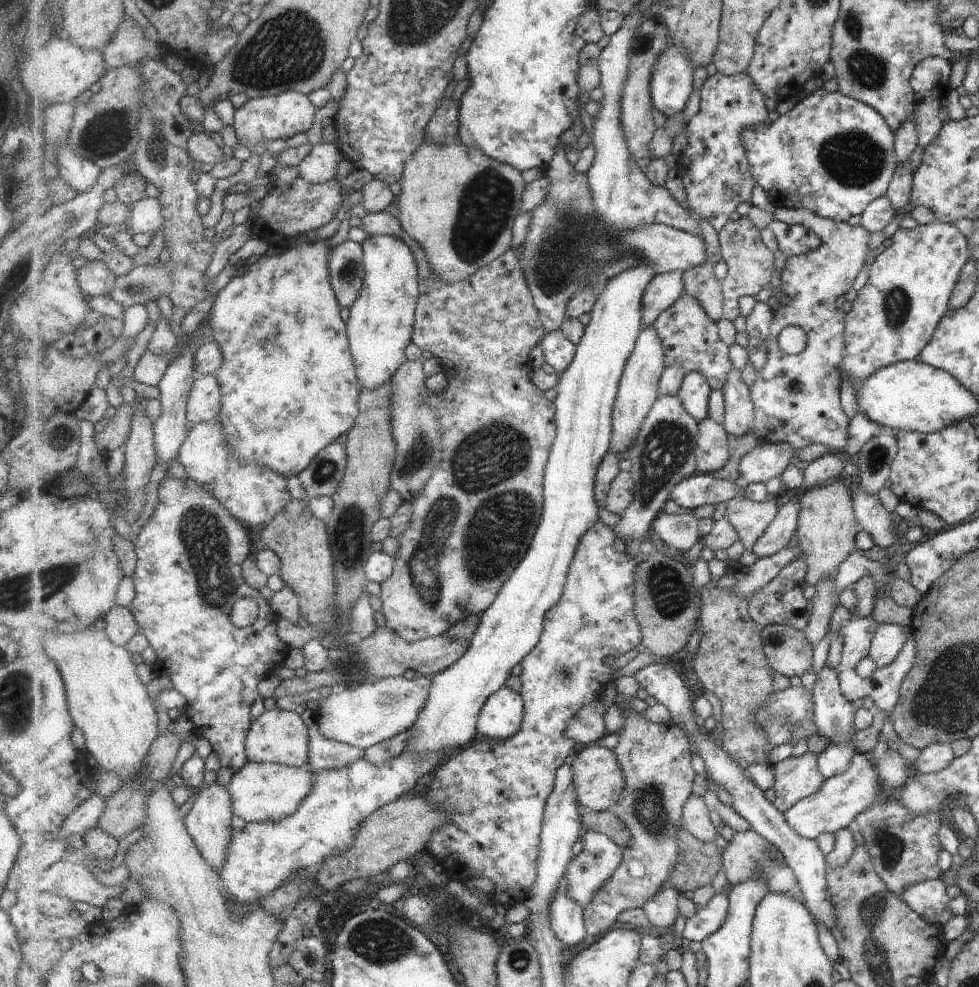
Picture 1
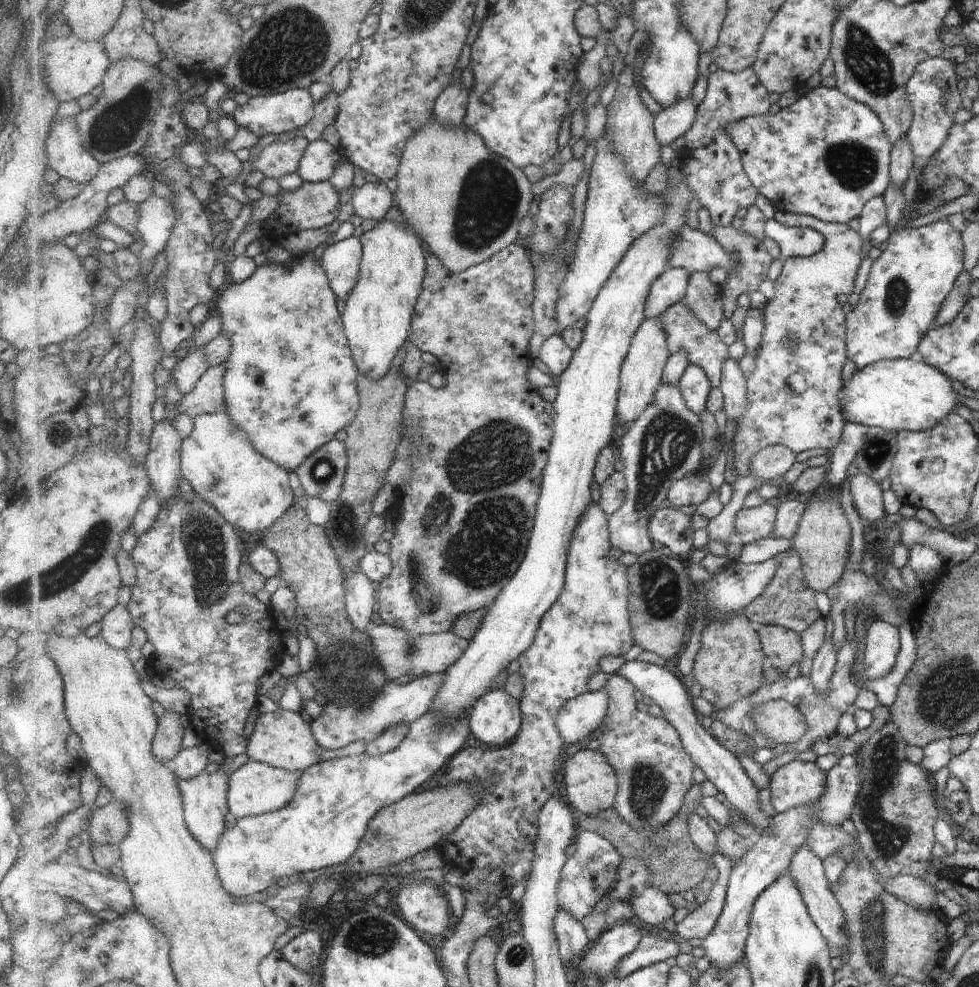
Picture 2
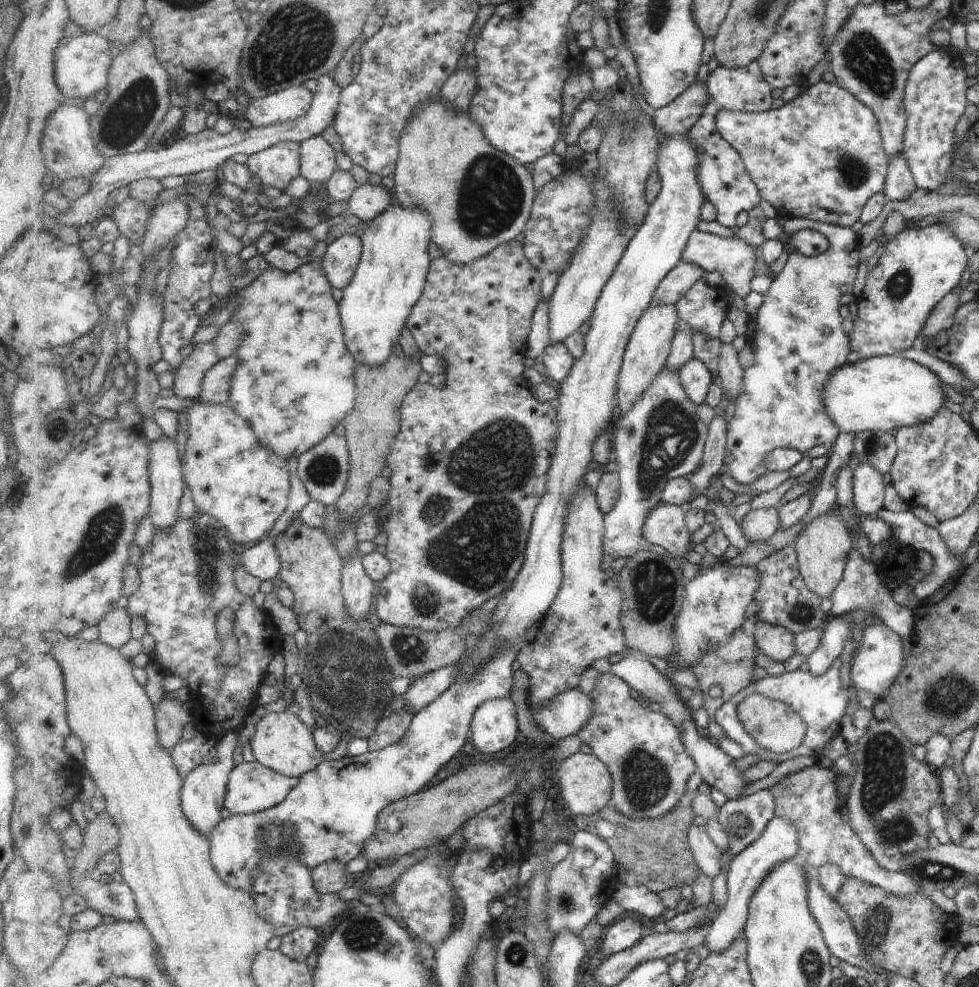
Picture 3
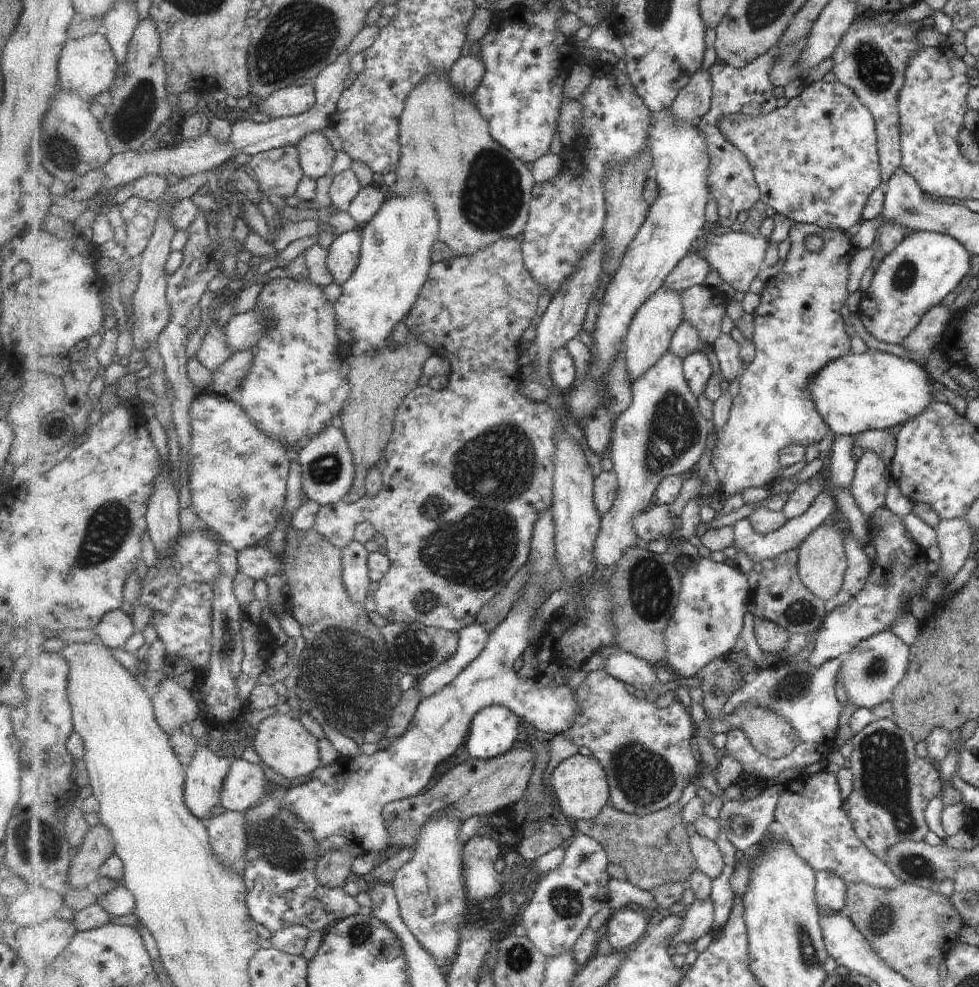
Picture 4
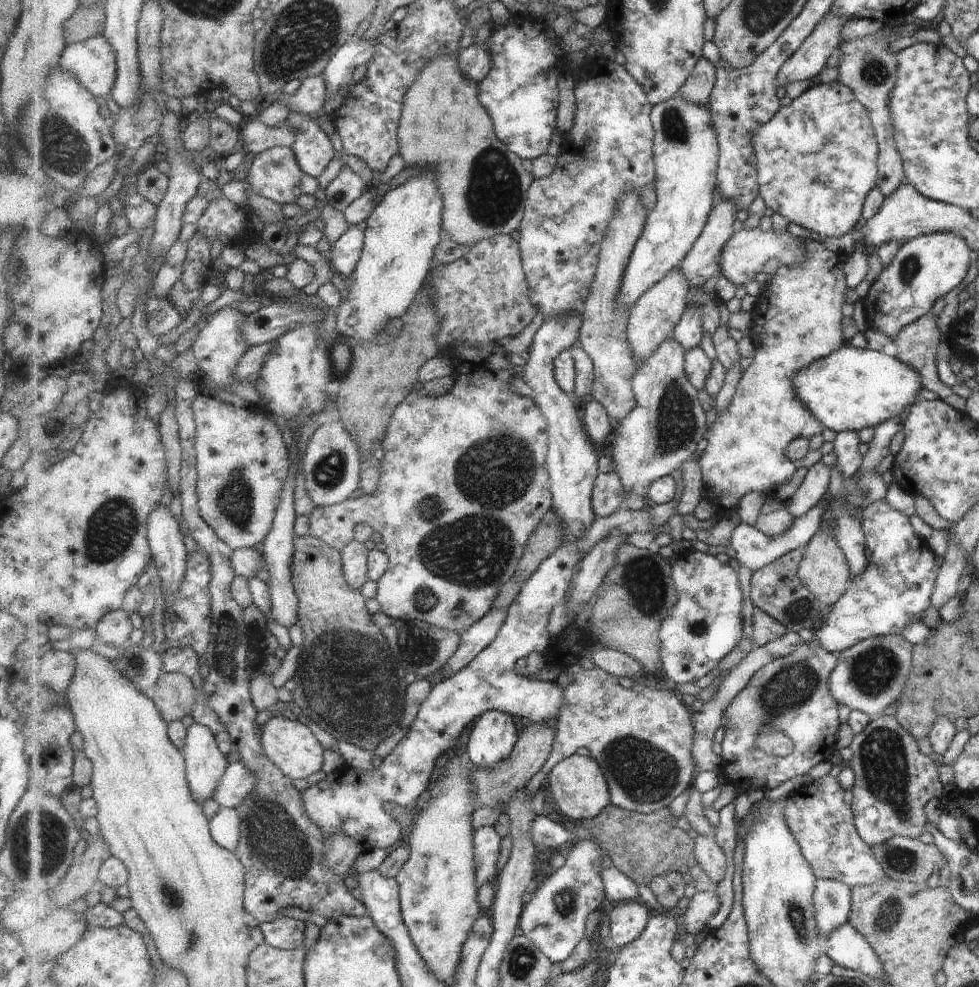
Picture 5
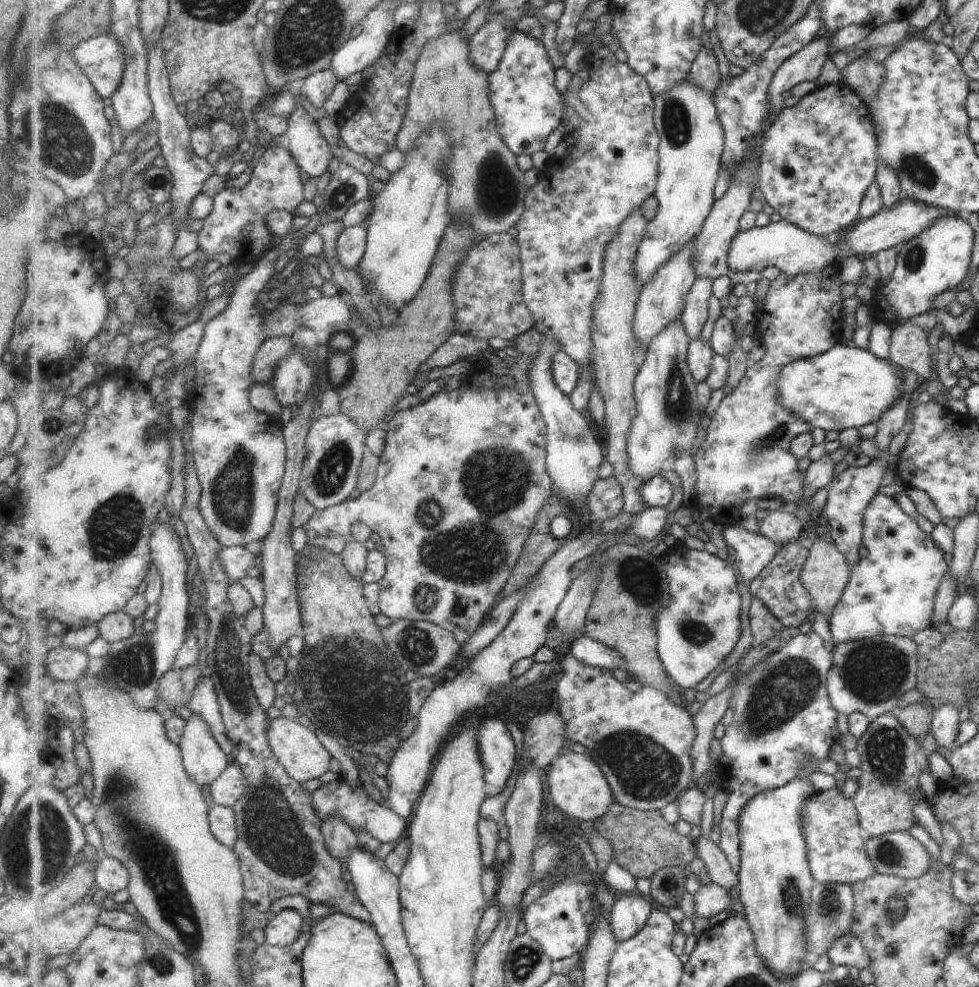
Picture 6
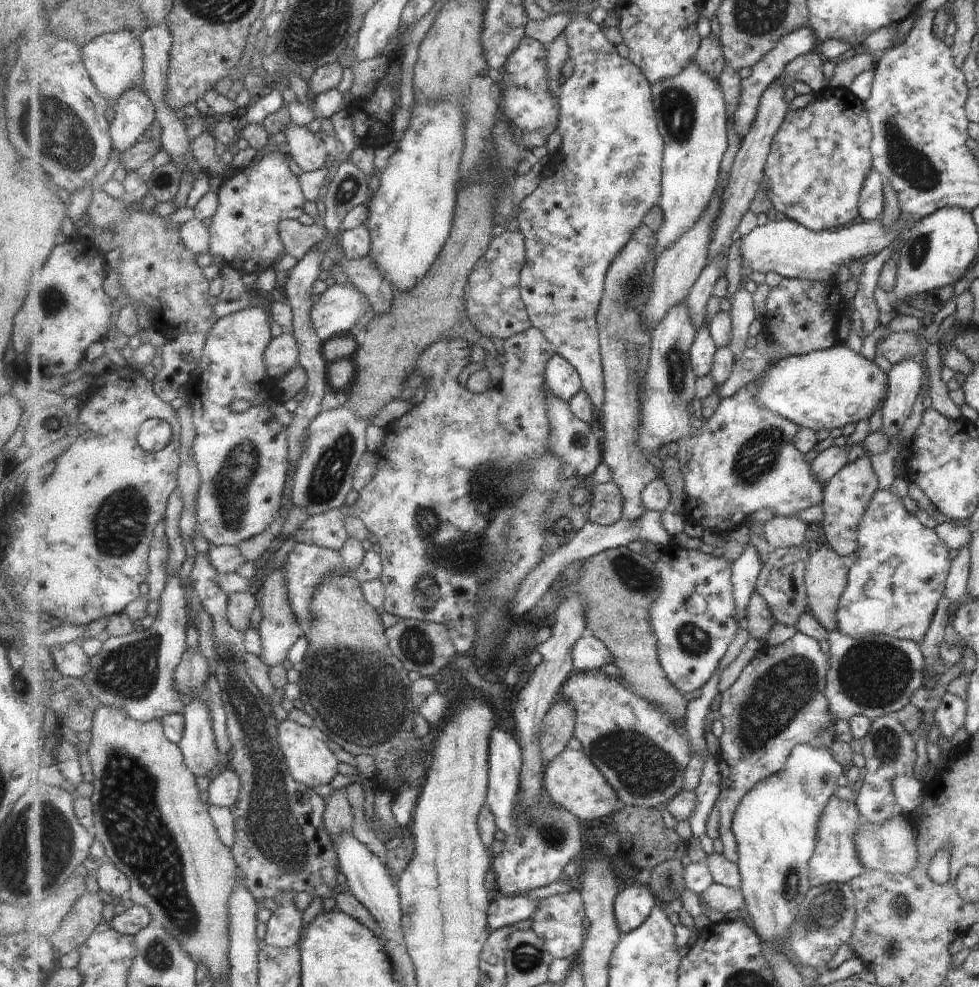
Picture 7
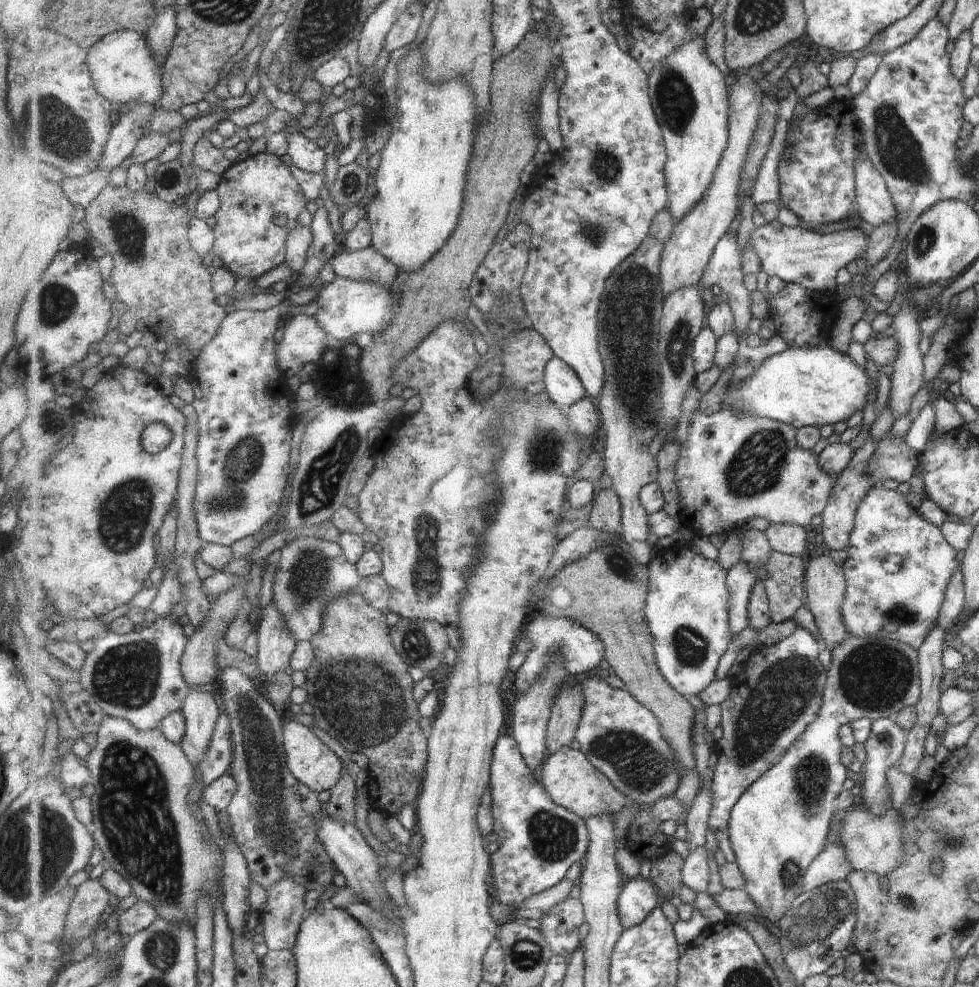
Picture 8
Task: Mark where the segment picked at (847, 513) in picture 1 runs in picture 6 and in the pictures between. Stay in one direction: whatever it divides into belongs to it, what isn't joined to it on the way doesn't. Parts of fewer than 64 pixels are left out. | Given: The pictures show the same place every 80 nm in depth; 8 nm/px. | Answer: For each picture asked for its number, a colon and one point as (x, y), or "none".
2: (822, 540)
3: (822, 547)
4: (822, 555)
5: (823, 570)
6: (825, 573)

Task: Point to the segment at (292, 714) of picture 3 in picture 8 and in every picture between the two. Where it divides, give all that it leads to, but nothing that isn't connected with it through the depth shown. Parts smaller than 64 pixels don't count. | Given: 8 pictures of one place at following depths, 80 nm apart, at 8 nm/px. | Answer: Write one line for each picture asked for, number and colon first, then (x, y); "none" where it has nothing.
4: (281, 742)
5: (291, 745)
6: (298, 749)
7: (310, 760)
8: (315, 764)

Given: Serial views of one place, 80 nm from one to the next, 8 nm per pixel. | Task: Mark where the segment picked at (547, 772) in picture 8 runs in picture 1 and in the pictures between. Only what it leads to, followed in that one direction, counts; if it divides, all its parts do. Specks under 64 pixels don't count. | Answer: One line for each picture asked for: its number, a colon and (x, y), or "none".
1: (600, 780)
2: (591, 782)
3: (586, 785)
4: (581, 785)
5: (578, 784)
6: (577, 786)
7: (572, 780)

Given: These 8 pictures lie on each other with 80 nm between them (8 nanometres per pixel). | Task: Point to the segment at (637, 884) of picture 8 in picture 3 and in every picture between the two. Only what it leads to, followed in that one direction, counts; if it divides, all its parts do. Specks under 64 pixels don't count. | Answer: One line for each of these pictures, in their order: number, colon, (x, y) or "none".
3: (626, 933)
4: (626, 928)
5: (627, 920)
6: (630, 912)
7: (634, 903)

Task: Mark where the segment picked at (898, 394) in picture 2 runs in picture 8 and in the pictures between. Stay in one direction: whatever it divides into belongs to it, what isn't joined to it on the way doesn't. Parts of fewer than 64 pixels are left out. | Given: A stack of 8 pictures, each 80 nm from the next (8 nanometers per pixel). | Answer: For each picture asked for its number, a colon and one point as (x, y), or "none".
3: (884, 393)
4: (872, 390)
5: (851, 389)
6: (843, 388)
7: (831, 387)
8: (803, 386)

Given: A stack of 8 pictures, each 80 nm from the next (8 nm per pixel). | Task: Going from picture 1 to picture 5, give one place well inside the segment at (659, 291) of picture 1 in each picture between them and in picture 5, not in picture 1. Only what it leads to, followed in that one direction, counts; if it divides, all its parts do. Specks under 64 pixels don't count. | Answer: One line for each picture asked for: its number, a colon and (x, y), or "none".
2: (672, 287)
3: (685, 276)
4: (692, 271)
5: (702, 263)

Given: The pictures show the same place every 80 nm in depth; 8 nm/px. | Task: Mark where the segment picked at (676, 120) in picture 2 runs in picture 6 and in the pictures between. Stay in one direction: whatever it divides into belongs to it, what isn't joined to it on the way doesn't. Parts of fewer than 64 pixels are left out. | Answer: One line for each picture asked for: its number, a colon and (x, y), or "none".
3: (683, 114)
4: (695, 101)
5: (700, 87)
6: (705, 72)

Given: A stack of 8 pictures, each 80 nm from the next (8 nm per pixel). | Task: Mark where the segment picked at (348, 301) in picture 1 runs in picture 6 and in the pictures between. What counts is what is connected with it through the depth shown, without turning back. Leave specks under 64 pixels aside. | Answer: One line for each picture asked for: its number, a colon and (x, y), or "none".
2: (341, 261)
3: (343, 257)
4: (344, 253)
5: (345, 255)
6: (352, 244)

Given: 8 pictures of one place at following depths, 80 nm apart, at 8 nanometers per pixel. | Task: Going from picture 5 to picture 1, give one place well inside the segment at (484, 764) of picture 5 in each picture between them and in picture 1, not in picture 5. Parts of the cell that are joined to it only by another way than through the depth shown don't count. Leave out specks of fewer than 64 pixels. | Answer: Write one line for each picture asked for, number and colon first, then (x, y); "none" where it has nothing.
1: (503, 714)
2: (496, 720)
3: (495, 725)
4: (495, 731)

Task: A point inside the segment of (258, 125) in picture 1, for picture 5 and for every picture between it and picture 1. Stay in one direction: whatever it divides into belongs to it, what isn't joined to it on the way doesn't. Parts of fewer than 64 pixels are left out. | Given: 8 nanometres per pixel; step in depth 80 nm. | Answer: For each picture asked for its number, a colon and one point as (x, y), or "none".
2: (276, 114)
3: (294, 103)
4: (293, 101)
5: (309, 98)

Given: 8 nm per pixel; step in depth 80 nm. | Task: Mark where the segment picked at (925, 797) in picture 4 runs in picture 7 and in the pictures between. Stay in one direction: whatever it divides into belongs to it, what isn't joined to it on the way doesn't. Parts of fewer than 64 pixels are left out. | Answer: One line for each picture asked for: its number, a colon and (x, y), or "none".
5: (893, 781)
6: (891, 760)
7: (888, 749)

